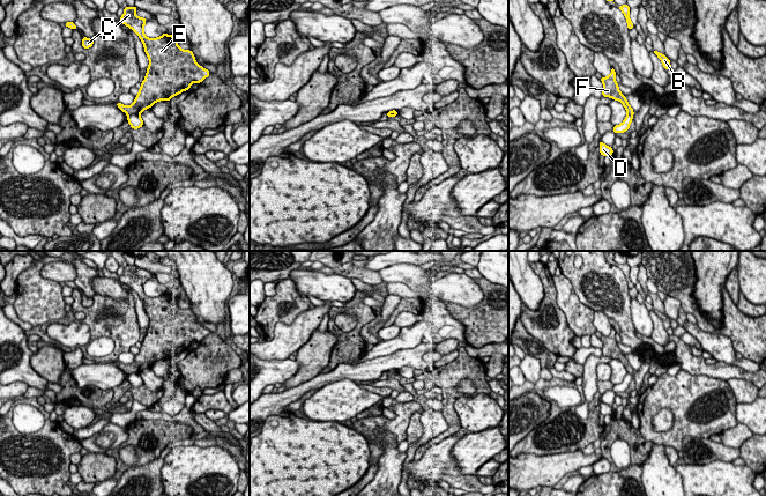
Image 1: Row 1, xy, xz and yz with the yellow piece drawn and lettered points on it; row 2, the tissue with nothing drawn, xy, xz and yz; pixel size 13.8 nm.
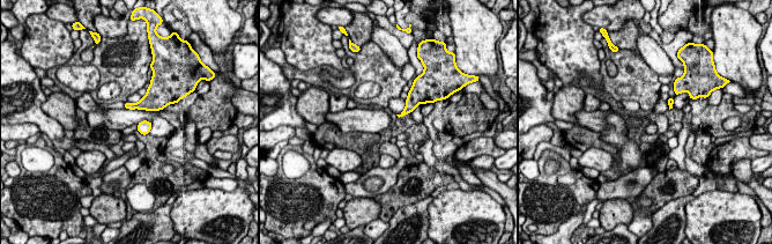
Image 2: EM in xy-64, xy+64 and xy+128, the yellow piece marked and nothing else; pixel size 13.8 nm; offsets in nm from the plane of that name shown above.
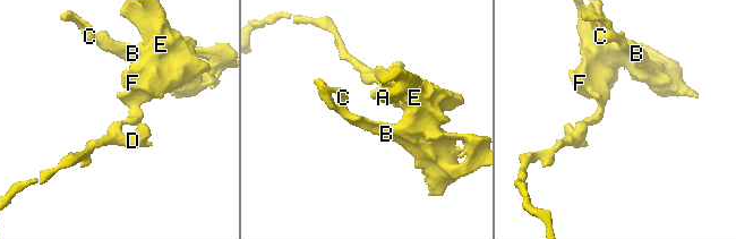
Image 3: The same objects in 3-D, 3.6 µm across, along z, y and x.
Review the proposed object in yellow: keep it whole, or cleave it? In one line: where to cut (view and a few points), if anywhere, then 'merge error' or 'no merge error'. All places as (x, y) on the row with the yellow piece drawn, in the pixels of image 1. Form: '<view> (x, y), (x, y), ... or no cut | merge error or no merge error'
xy (138, 113), (128, 116) | merge error

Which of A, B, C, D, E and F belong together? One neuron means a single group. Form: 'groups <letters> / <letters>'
groups A B C E F / D

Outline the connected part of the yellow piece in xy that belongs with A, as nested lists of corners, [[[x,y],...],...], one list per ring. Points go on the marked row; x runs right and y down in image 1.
[[[126,7],[119,21],[131,28],[142,40],[149,59],[146,77],[135,96],[134,103],[116,105],[127,116],[140,114],[159,101],[170,101],[173,96],[189,90],[192,83],[200,83],[210,72],[201,67],[191,50],[181,50],[176,36],[163,34],[157,38],[144,35],[147,18],[135,15],[137,7]]]

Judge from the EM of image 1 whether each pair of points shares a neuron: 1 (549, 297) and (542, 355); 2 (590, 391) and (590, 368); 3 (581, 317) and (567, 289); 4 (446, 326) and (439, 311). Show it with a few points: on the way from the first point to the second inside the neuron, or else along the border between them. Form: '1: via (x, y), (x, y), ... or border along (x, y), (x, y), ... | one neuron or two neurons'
1: border along (523, 327), (550, 352) | two neurons
2: via (590, 385), (590, 374) | one neuron
3: via (577, 310), (567, 301), (567, 296) | one neuron
4: via (443, 323), (439, 315) | one neuron

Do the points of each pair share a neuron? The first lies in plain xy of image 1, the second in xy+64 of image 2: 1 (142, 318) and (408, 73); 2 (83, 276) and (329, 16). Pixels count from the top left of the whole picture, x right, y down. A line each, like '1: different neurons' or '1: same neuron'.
1: same neuron
2: different neurons

